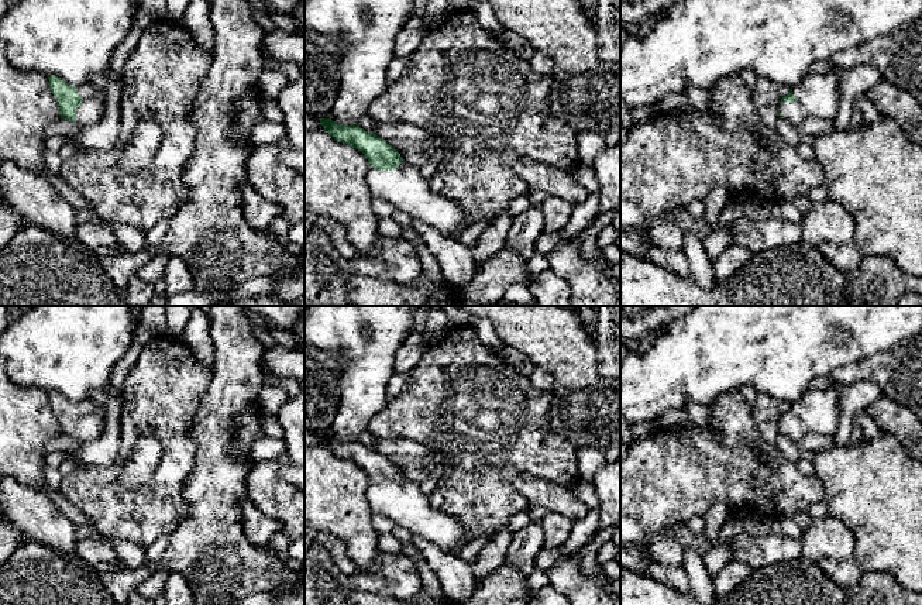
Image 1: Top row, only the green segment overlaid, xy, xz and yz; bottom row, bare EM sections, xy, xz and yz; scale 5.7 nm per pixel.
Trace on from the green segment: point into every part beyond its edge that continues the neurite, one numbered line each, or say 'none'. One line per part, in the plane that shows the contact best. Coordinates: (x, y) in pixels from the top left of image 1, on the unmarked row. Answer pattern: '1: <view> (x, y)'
1: xy (92, 425)

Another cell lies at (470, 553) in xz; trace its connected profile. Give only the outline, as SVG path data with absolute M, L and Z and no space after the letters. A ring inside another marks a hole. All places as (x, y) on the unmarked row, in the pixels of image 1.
M492 532L481 533L474 540L471 540L458 554L462 560L469 564L474 564L478 558L479 551L488 543L488 540L493 536Z

